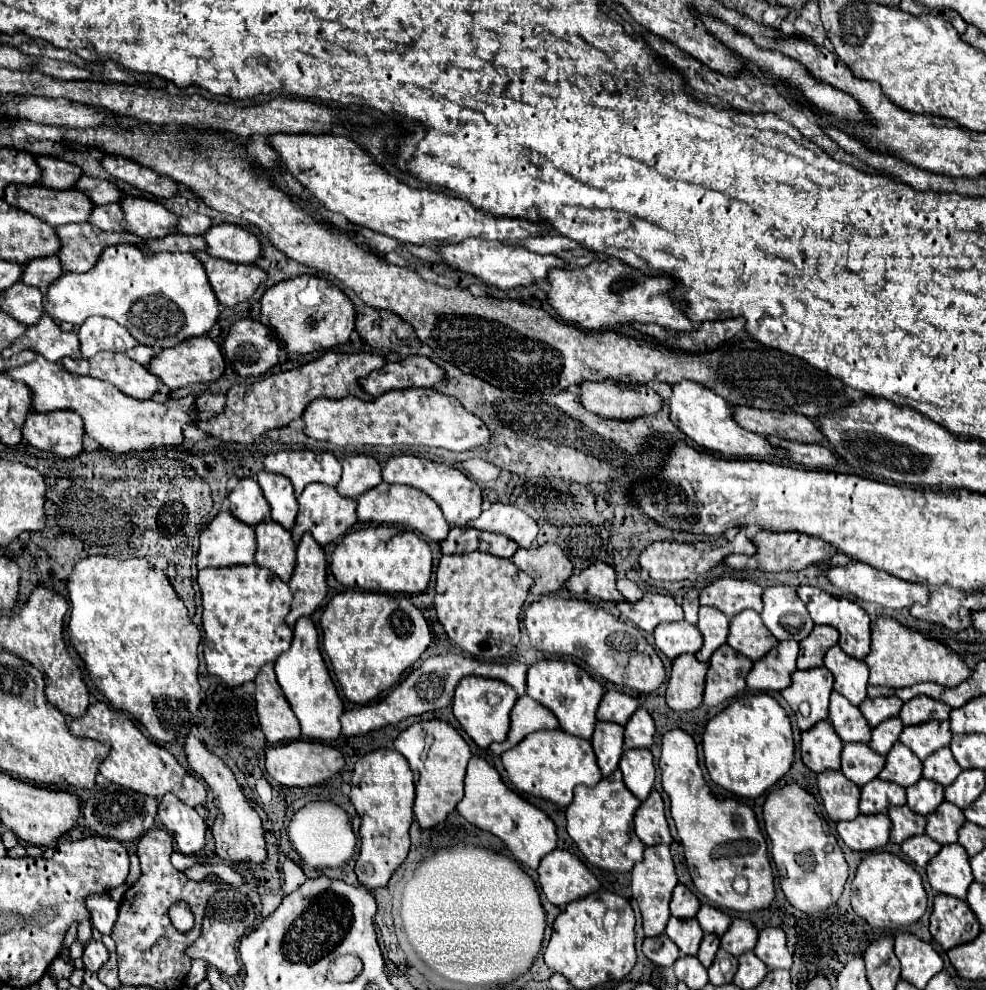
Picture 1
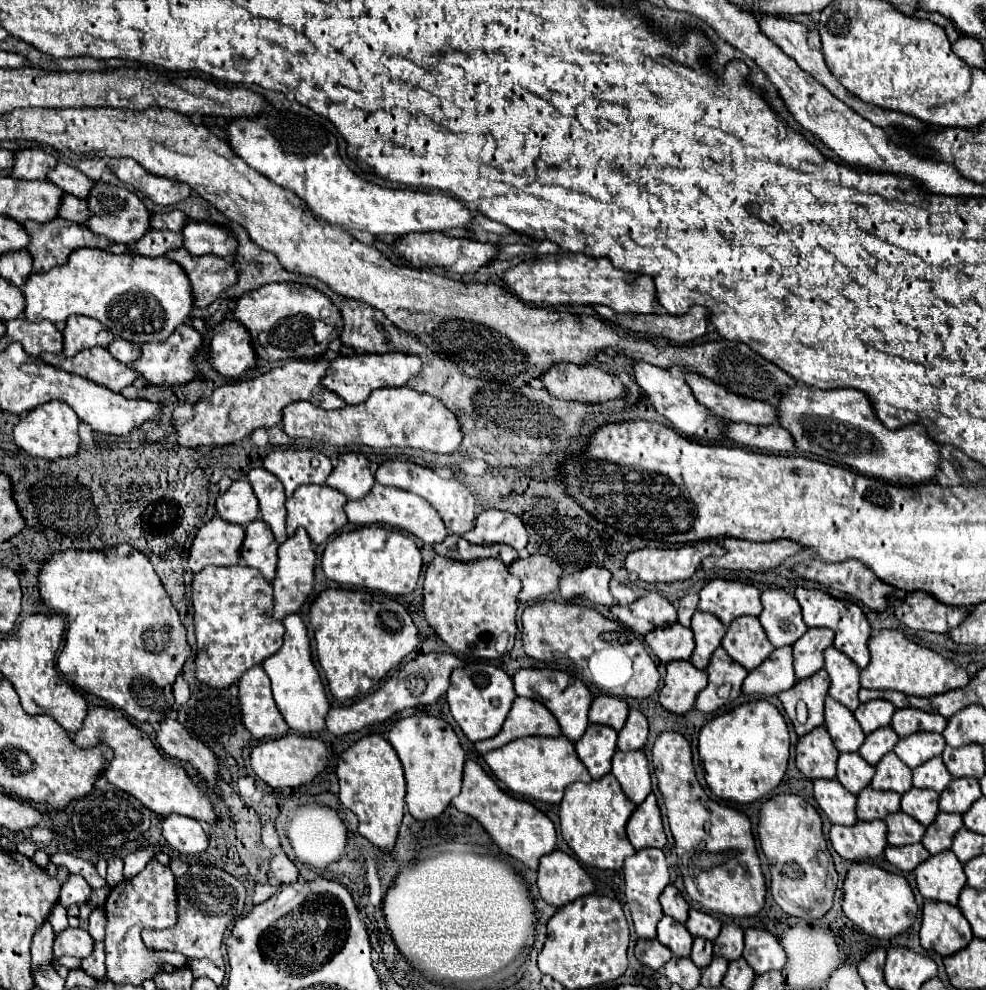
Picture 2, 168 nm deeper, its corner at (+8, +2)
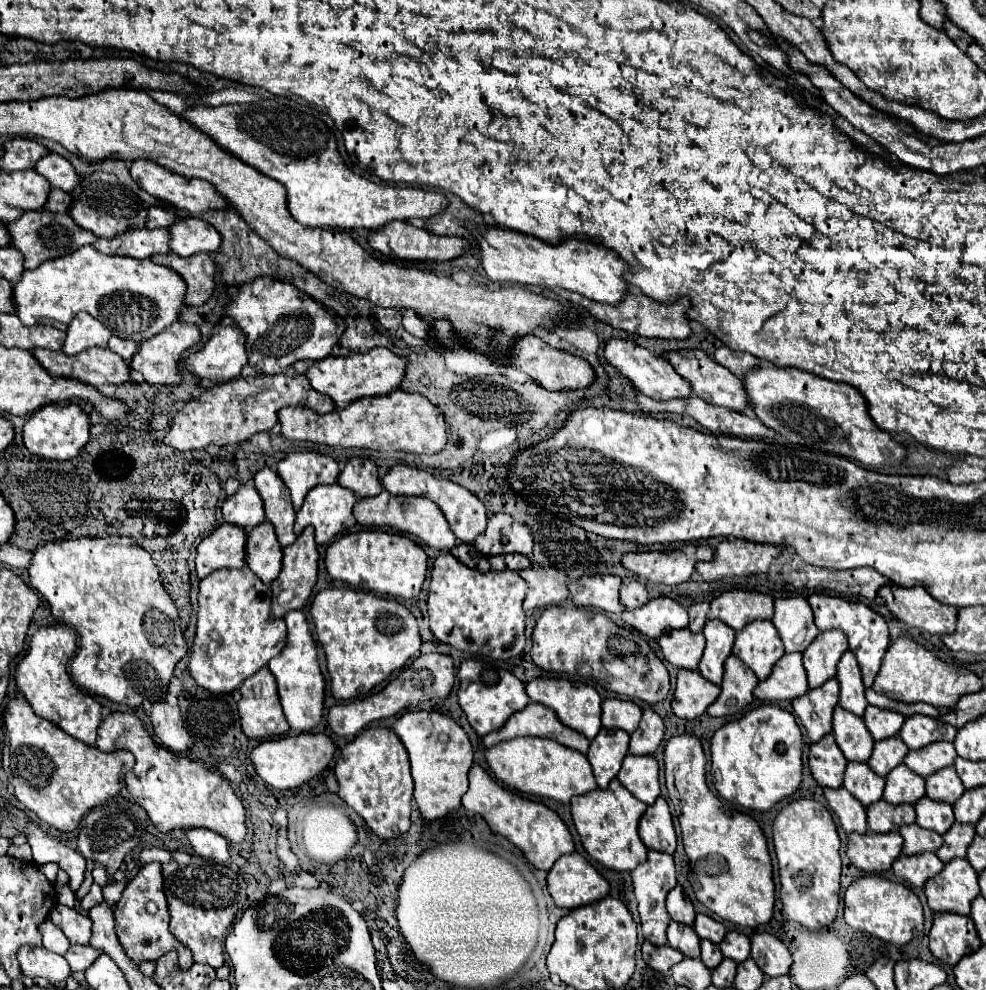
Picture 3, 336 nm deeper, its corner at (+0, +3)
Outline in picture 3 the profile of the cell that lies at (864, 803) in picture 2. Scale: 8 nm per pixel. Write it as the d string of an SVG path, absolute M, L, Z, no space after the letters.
M879 800L867 806L867 824L871 832L887 834L897 832L905 824L915 822L915 808L913 806L891 806L885 800Z

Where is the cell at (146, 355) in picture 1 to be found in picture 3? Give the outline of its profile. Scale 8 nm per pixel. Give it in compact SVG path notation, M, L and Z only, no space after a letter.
M111 336L109 344L107 344L109 350L113 350L115 354L119 354L125 362L129 362L129 358L137 352L137 344L135 342L129 342L129 340L121 340L117 336Z

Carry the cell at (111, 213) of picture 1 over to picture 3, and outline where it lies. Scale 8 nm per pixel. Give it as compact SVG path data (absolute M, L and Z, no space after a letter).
M51 190L49 198L45 202L45 210L49 212L67 212L67 206L71 204L71 196L61 190Z

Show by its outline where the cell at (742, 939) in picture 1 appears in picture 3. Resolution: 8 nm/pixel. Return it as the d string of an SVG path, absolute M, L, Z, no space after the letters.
M727 932L719 948L725 958L731 958L735 962L743 962L749 958L749 938L741 932Z

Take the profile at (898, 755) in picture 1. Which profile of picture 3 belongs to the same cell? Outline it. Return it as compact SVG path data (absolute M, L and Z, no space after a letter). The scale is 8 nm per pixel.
M897 766L885 778L885 792L883 800L889 804L915 804L919 798L925 796L925 780L917 774L911 774L907 766Z

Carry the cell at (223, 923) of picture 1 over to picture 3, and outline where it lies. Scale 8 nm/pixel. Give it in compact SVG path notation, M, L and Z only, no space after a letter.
M173 850L171 860L173 862L161 864L163 886L171 914L171 932L193 952L195 962L219 968L225 962L223 942L227 930L231 928L235 916L247 908L247 884L231 868L195 854Z

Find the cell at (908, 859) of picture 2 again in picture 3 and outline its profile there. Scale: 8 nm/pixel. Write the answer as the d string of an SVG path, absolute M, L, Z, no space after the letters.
M919 854L919 858L901 856L893 866L897 878L919 888L923 888L925 882L937 876L941 870L943 870L943 862L935 854Z

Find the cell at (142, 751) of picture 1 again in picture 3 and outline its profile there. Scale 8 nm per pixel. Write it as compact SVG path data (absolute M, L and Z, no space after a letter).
M113 712L105 718L99 726L97 748L103 752L129 750L135 754L137 762L125 776L125 782L133 800L147 812L159 832L171 832L175 828L207 828L225 836L229 842L245 840L245 808L229 780L183 754L173 754L165 746L157 746L143 722L133 714Z

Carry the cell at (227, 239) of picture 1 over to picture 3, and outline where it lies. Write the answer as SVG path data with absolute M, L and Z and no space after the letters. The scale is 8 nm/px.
M179 218L169 226L169 234L169 248L179 256L215 252L219 248L219 232L213 226L207 226L201 218Z

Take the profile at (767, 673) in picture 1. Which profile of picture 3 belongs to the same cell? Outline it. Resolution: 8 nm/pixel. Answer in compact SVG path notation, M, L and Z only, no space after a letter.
M785 654L773 668L771 676L755 688L755 698L765 702L795 700L809 690L801 654Z

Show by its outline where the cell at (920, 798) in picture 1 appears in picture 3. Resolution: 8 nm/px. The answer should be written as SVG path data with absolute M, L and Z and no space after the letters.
M921 798L915 804L915 810L917 810L917 824L937 834L945 834L955 822L953 806L947 806L945 802L931 802L929 798Z

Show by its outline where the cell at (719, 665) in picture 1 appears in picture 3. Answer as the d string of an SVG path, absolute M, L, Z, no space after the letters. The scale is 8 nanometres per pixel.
M733 654L725 662L725 676L719 698L707 708L711 716L733 716L753 702L753 690L759 684L755 674Z

